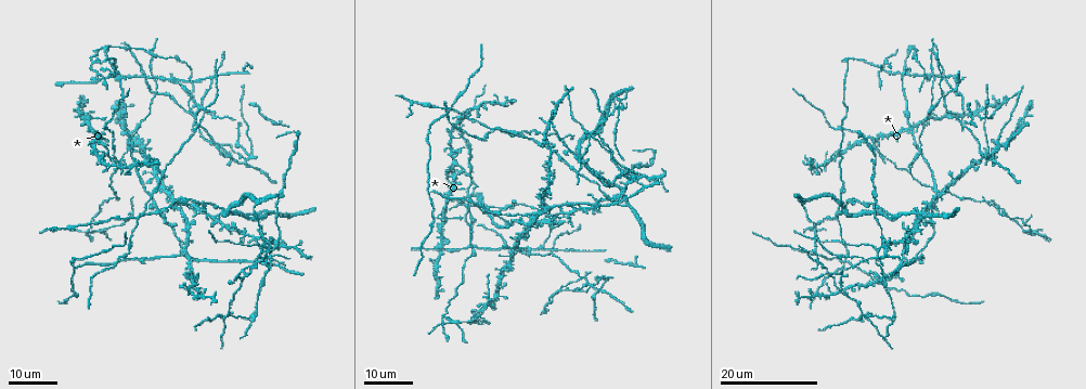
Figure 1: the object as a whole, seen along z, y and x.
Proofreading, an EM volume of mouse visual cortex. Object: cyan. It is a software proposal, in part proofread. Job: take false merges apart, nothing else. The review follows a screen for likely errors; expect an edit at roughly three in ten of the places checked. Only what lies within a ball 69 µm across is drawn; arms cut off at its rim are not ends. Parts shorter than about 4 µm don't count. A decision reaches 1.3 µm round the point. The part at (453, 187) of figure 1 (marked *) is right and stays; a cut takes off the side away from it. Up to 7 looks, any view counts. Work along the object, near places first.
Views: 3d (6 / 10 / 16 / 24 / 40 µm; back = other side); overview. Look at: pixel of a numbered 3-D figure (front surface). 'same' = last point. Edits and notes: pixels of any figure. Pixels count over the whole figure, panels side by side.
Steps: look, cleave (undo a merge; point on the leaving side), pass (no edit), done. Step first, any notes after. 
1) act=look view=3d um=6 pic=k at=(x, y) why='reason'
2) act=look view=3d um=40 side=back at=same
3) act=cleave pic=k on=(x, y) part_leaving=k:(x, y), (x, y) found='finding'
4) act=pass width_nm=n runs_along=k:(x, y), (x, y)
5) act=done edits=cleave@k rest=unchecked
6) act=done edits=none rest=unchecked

act=look view=3d um=24 pic=1 at=(138, 221) why='three-way junction'

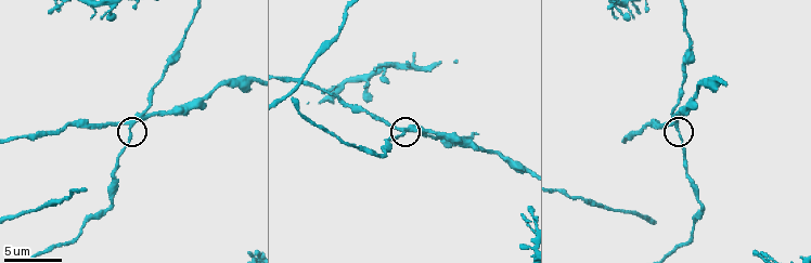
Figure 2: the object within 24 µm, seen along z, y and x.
act=look view=3d um=6 pic=2 at=(675, 124)

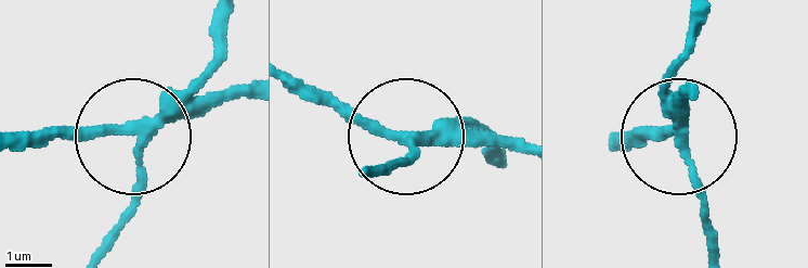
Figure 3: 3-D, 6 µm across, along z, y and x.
act=cleave pic=3 on=(104, 132) part_leaving=3:(174, 113), (240, 101) found='two cells meet here'

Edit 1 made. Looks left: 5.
act=look view=overview

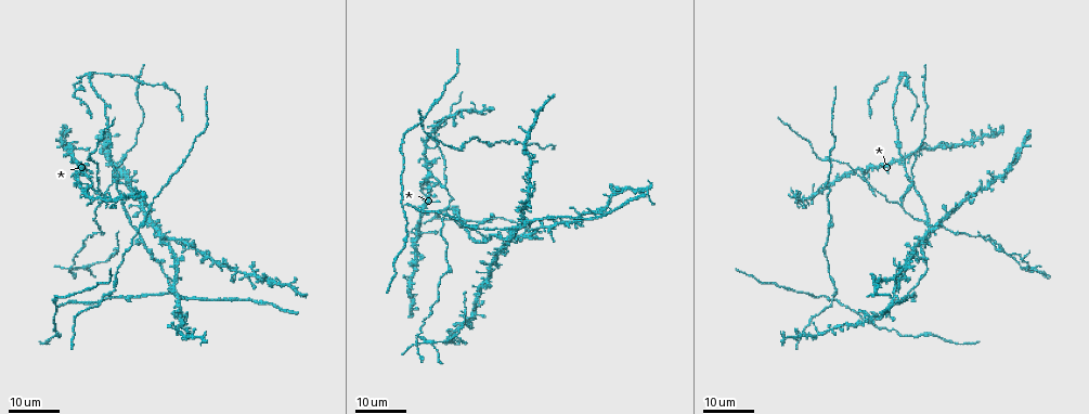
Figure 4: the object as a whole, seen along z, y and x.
act=look view=3d um=24 pic=4 at=(69, 293) why='sudden change in width'

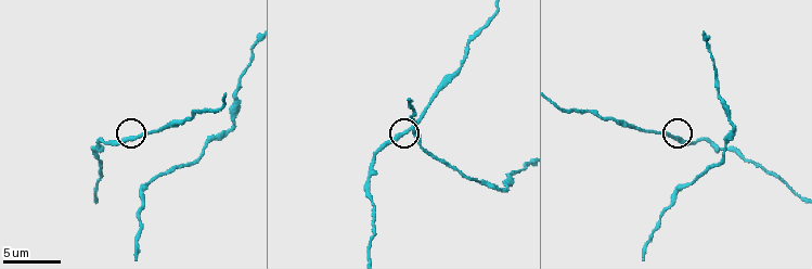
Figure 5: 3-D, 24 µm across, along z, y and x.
act=look view=3d um=10 pic=5 at=(675, 137)

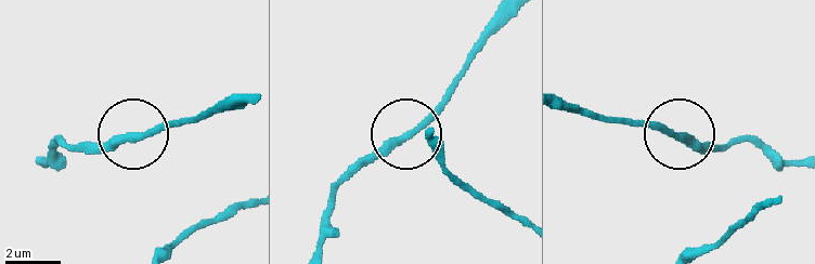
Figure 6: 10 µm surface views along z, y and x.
act=pass found='one cell here'

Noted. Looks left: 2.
act=look view=3d um=16 pic=4 at=(98, 206) why='arms part here'

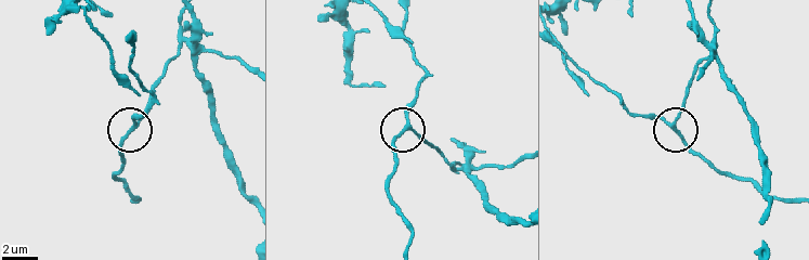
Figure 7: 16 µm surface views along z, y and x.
act=look view=3d um=6 pic=7 at=(672, 123)

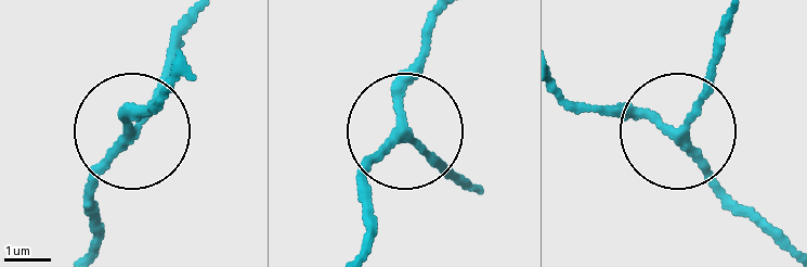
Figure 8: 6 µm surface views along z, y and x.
act=pass side_arm_um=54 arms=3 found='continuous, no second cell'

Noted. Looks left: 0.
act=done edits=cleave@3 rest=unchecked

